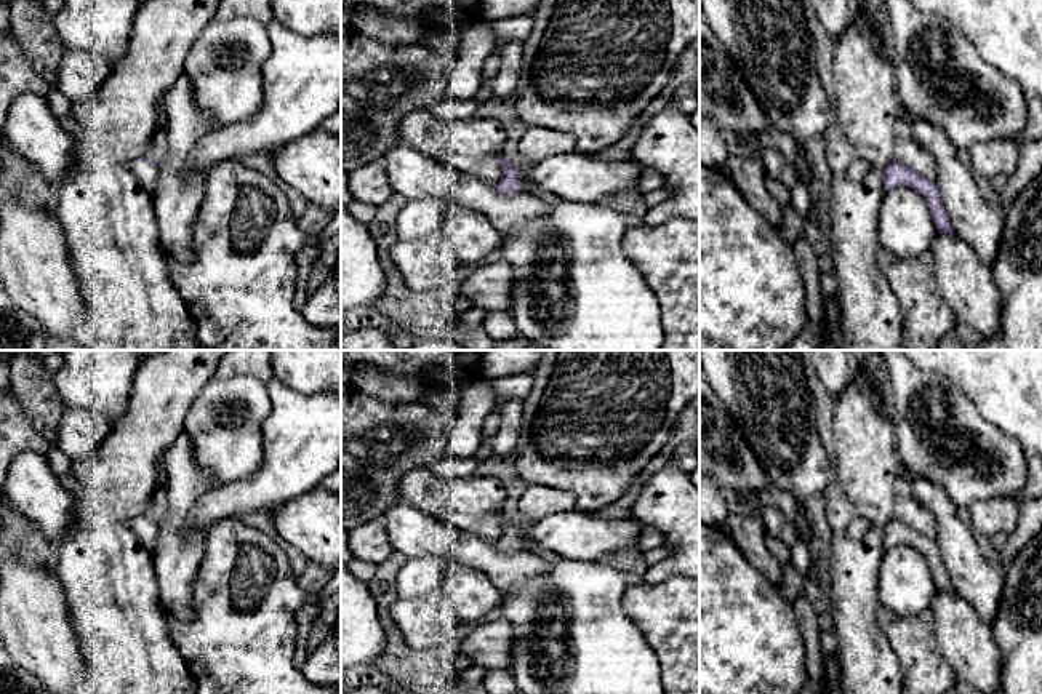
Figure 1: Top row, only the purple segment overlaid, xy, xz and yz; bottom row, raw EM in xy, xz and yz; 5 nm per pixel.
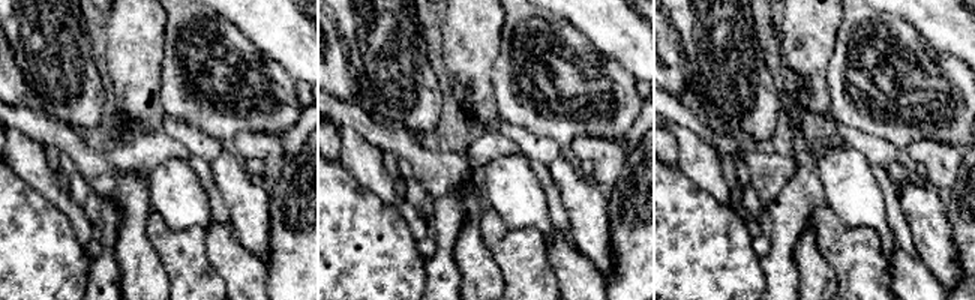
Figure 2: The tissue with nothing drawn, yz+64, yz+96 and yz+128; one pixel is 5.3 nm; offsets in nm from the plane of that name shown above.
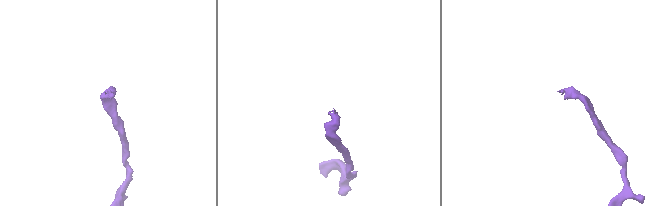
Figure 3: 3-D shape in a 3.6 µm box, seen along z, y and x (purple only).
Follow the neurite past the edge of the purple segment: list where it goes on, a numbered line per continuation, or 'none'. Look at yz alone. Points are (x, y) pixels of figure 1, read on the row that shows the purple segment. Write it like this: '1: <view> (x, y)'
1: yz (860, 168)

